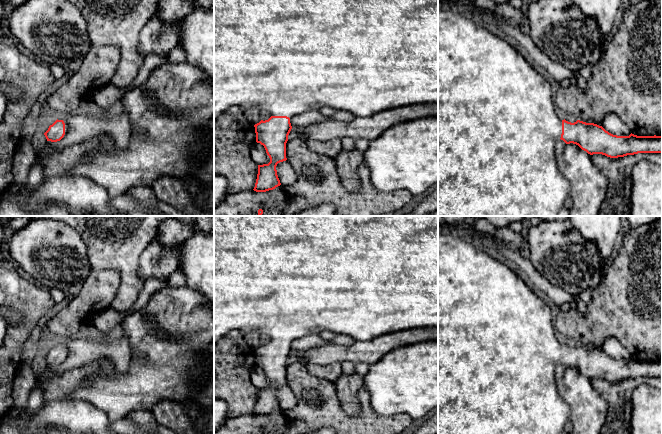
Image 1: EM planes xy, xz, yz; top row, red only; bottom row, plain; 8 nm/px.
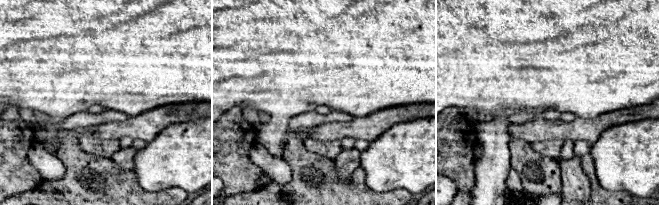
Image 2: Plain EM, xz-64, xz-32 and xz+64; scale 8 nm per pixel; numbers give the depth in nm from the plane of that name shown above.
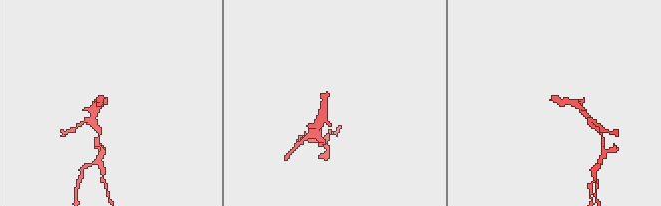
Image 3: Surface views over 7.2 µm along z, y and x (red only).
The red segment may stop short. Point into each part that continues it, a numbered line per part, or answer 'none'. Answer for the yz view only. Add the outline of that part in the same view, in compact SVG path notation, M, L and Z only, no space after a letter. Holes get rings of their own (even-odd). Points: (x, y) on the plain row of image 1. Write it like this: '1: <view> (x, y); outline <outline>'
1: yz (497, 346); outline M438 230L438 434L561 434L570 408L560 397L555 368L562 358L550 308L506 264L475 248L462 234Z

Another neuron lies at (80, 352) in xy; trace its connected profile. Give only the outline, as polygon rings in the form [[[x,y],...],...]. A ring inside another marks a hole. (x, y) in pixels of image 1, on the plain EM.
[[[122,335],[120,338],[104,343],[95,343],[87,340],[71,340],[63,344],[68,351],[67,357],[57,366],[46,365],[37,371],[38,381],[32,389],[27,401],[25,417],[19,421],[18,430],[23,433],[31,416],[35,414],[44,404],[43,383],[39,376],[45,372],[63,374],[68,370],[97,361],[101,357],[109,357],[118,372],[126,374],[131,361],[131,350],[128,338]]]

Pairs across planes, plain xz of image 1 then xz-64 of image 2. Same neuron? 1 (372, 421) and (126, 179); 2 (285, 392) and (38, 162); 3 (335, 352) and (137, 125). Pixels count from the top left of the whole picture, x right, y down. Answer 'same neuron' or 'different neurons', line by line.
1: same neuron
2: same neuron
3: same neuron

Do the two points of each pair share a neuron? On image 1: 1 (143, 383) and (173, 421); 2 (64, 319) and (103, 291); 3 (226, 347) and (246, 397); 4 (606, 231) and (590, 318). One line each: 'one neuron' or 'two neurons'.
1: two neurons
2: one neuron
3: one neuron
4: two neurons

